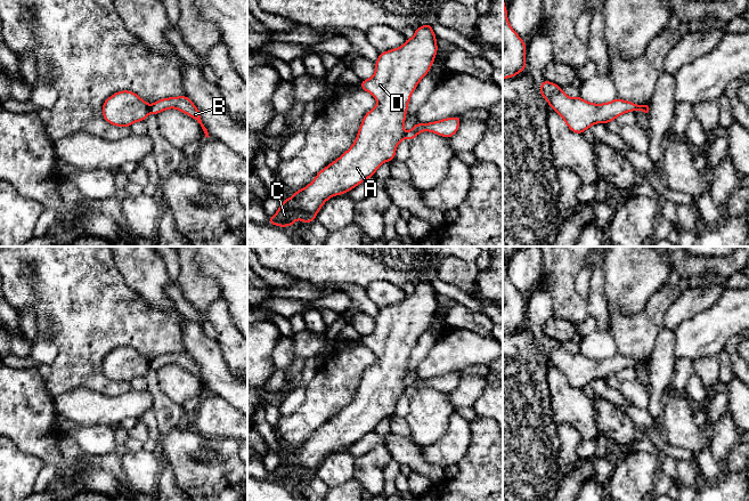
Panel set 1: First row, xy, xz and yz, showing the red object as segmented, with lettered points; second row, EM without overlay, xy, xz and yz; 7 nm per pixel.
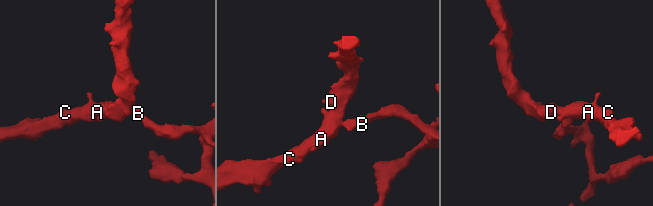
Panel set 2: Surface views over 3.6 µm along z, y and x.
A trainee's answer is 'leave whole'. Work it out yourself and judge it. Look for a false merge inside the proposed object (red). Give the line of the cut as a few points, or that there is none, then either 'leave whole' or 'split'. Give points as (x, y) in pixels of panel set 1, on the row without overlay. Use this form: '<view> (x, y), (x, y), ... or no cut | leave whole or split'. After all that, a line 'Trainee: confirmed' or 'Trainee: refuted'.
xy (148, 361), (149, 366) | split
Trainee: refuted

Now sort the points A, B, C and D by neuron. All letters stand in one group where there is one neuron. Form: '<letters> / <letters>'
A C D / B

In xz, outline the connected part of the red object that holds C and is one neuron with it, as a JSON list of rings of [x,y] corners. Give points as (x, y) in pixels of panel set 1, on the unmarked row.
[[[429,278],[416,283],[414,292],[406,296],[401,302],[380,308],[380,313],[375,317],[374,331],[363,336],[360,340],[360,344],[376,354],[377,359],[365,370],[356,397],[337,415],[320,426],[308,442],[296,446],[292,453],[284,455],[278,467],[268,474],[268,479],[286,483],[293,482],[296,475],[301,475],[306,479],[311,478],[328,454],[348,449],[364,436],[373,433],[381,420],[394,415],[396,404],[405,394],[404,378],[410,351],[433,321],[438,306],[435,294]]]

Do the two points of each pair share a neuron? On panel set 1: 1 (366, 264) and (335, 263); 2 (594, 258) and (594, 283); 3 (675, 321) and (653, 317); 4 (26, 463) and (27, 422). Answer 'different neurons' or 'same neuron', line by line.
1: same neuron
2: same neuron
3: different neurons
4: different neurons

